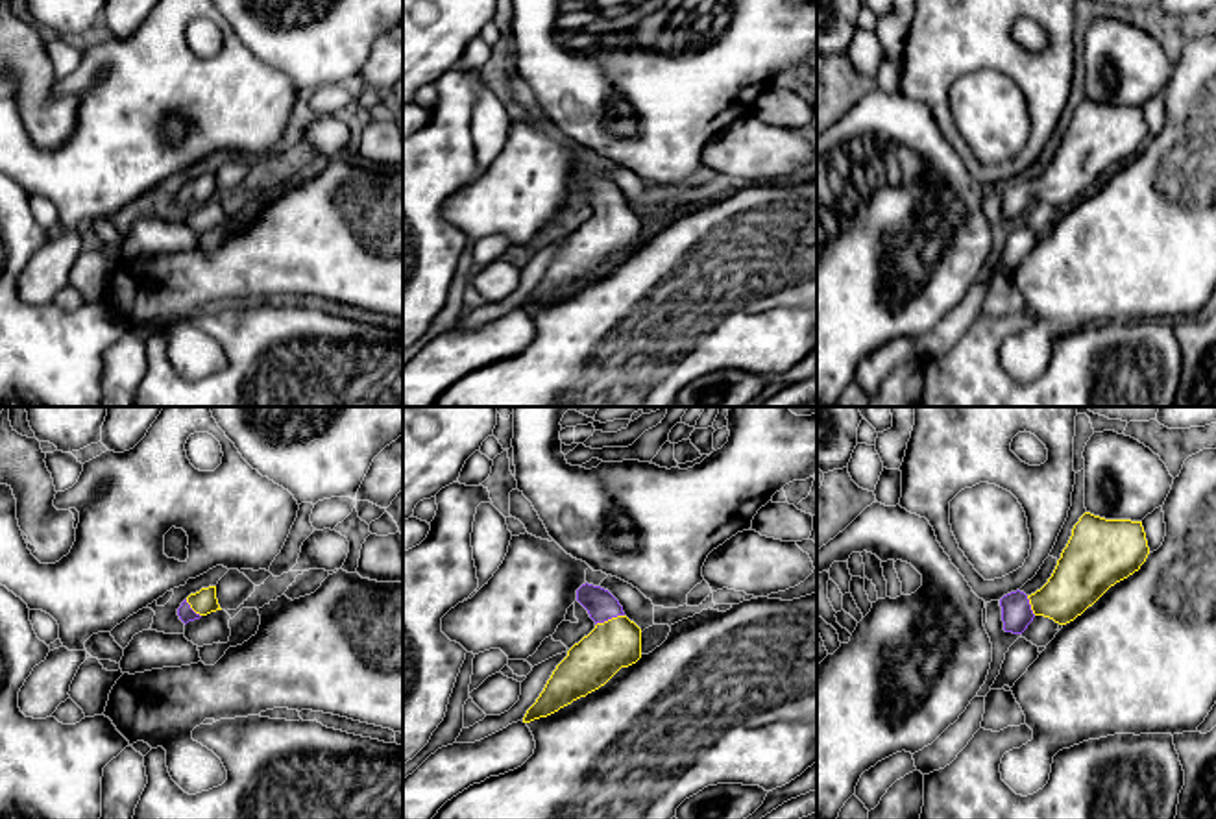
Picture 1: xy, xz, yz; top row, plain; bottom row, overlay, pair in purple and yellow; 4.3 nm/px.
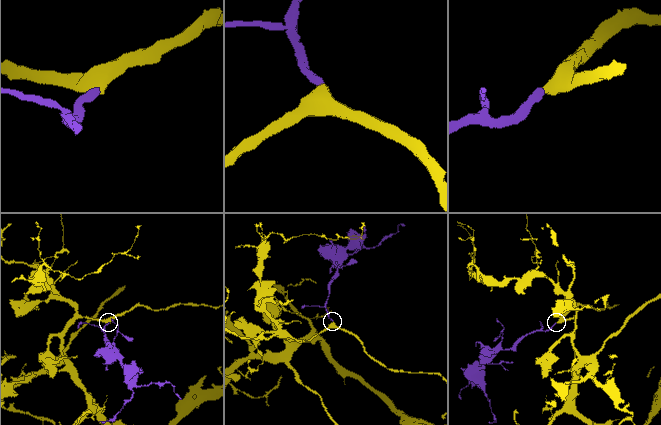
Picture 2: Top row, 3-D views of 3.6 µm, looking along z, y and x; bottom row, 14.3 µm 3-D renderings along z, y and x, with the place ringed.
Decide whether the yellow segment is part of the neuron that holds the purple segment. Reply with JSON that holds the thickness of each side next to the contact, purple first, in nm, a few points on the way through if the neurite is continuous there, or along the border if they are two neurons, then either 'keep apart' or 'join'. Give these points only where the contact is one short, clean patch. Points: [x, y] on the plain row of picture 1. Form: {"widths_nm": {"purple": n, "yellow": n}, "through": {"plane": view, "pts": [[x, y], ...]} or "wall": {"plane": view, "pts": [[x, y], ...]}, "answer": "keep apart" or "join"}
{"widths_nm": {"purple": 140, "yellow": 220}, "through": {"plane": "xz", "pts": [[601, 191], [608, 204], [608, 232], [595, 244]]}, "answer": "join"}

